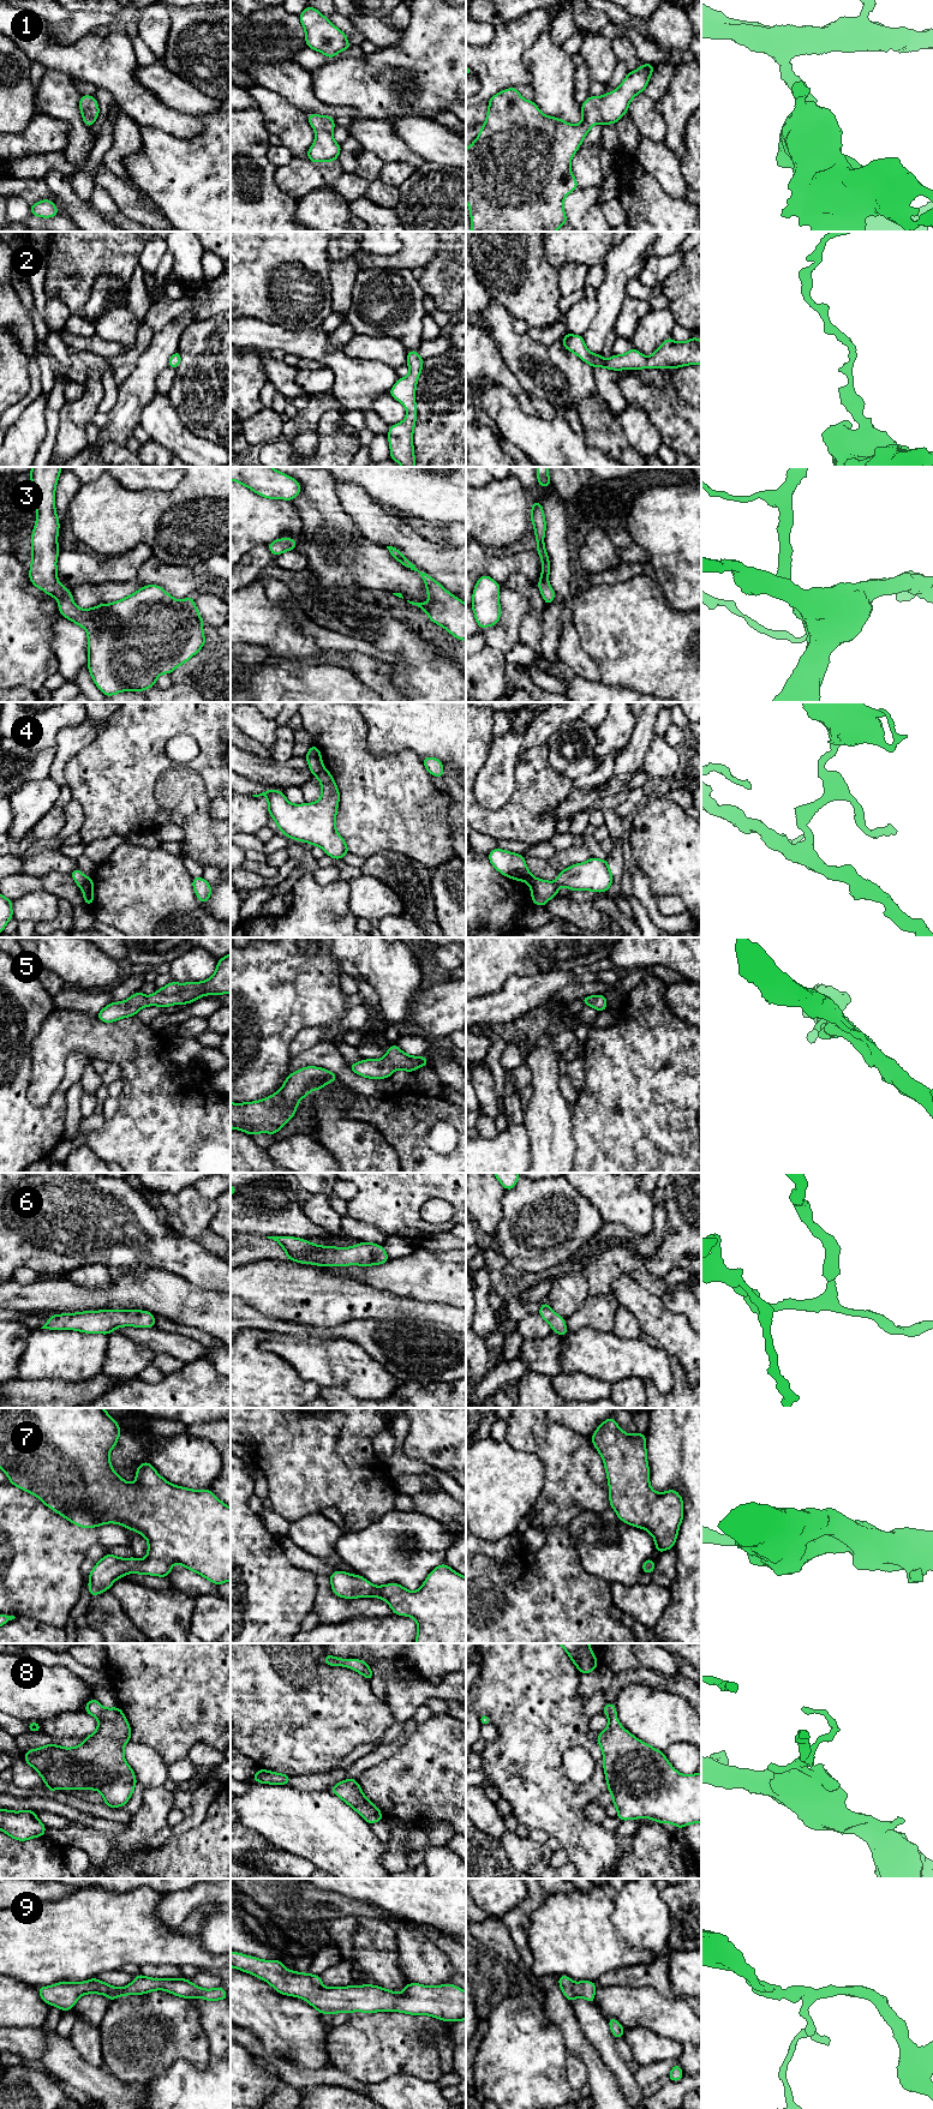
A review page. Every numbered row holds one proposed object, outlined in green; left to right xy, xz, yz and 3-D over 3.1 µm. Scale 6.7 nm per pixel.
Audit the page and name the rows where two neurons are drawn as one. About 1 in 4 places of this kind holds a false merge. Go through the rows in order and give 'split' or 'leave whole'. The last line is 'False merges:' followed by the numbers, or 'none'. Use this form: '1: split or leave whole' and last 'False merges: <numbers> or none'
1: leave whole
2: leave whole
3: leave whole
4: split
5: leave whole
6: leave whole
7: leave whole
8: leave whole
9: leave whole
False merges: 4

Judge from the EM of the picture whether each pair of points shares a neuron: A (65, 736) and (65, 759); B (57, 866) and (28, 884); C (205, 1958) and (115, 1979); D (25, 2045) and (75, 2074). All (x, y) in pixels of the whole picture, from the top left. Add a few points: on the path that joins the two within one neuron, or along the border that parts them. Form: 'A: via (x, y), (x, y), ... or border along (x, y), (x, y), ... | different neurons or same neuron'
A: via (65, 742), (65, 753) | same neuron
B: border along (22, 872), (29, 875), (69, 874) | different neurons
C: border along (120, 1969), (102, 1971), (95, 1976) | different neurons
D: border along (43, 2031), (43, 2053), (39, 2059) | different neurons

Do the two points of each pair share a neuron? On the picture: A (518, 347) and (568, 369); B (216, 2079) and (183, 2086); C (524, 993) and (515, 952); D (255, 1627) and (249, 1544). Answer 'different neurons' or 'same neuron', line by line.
A: same neuron
B: same neuron
C: different neurons
D: same neuron

